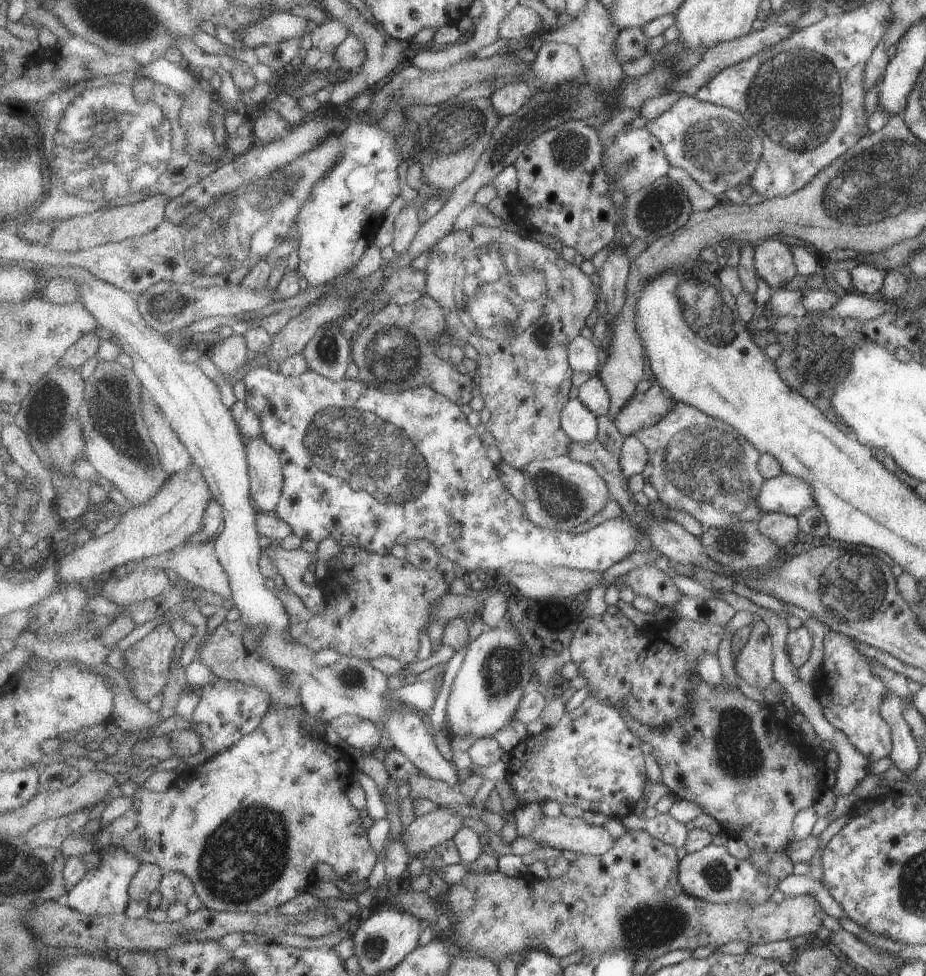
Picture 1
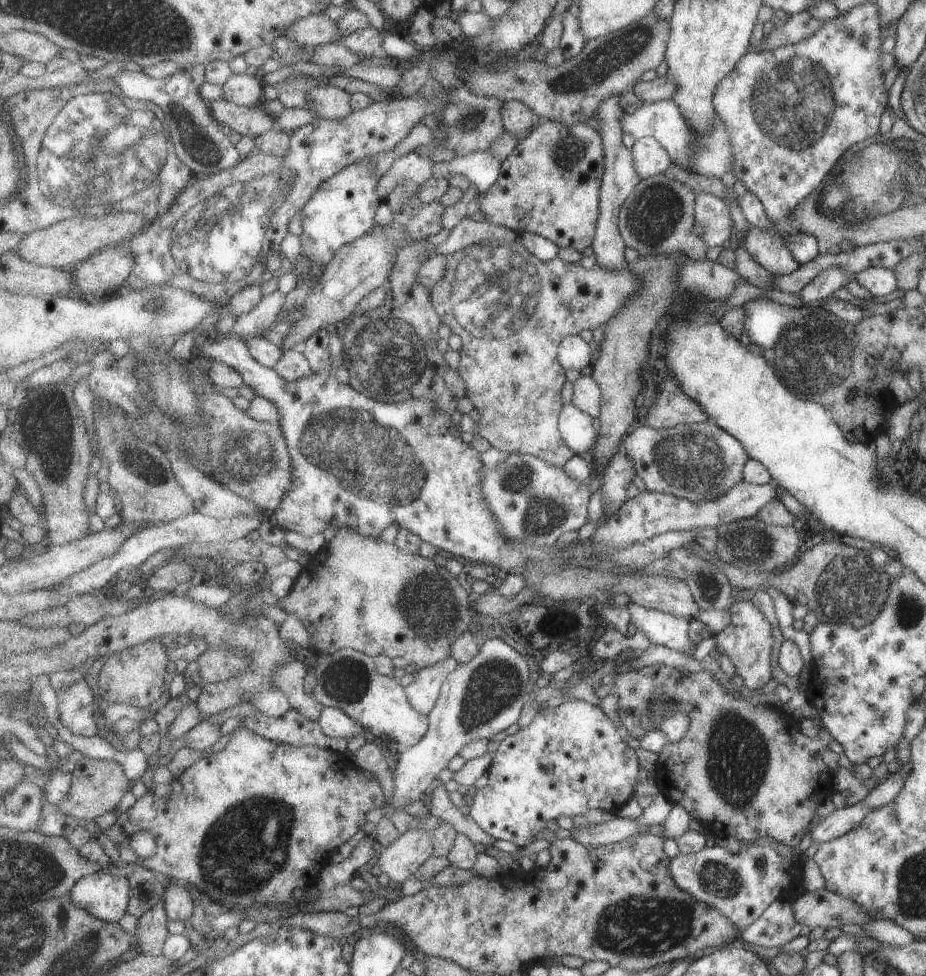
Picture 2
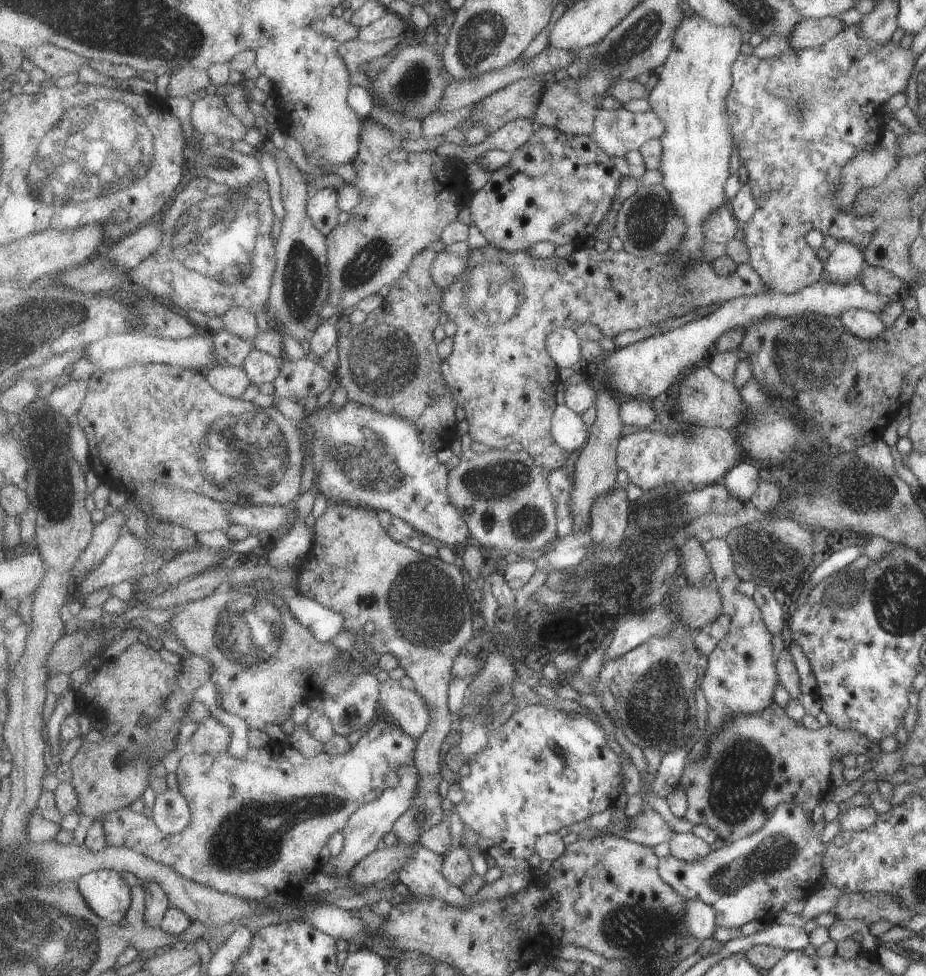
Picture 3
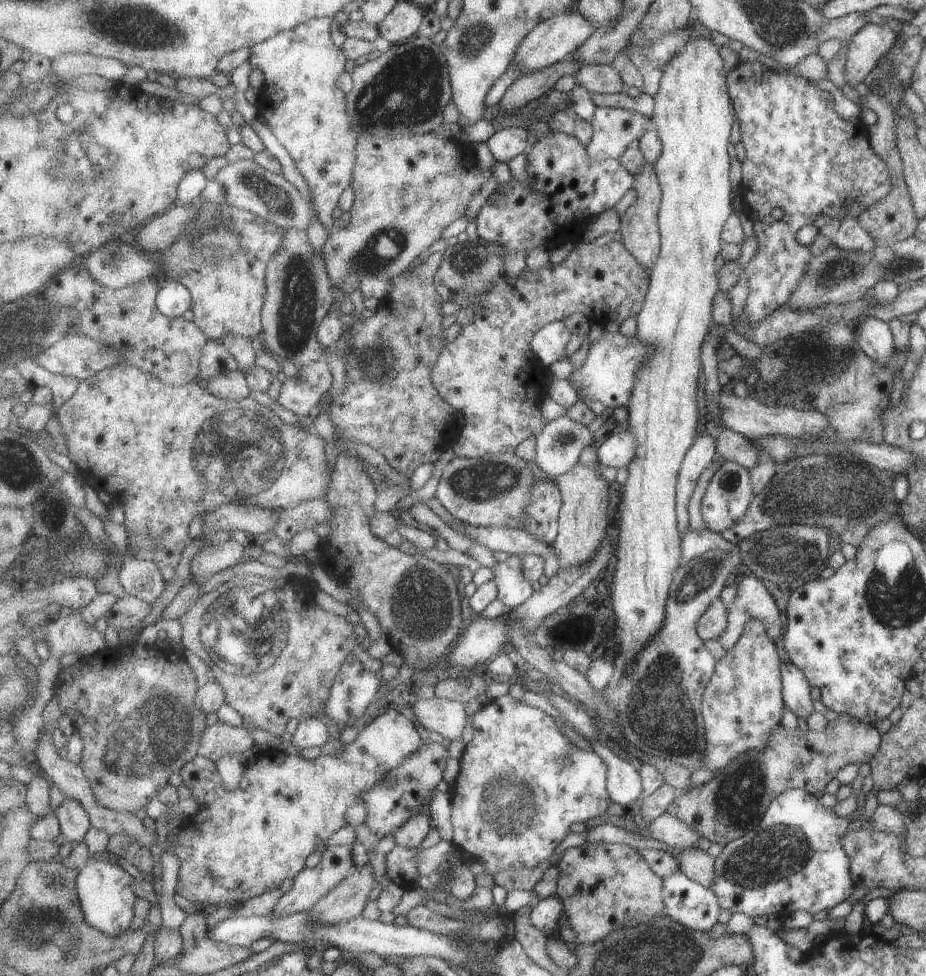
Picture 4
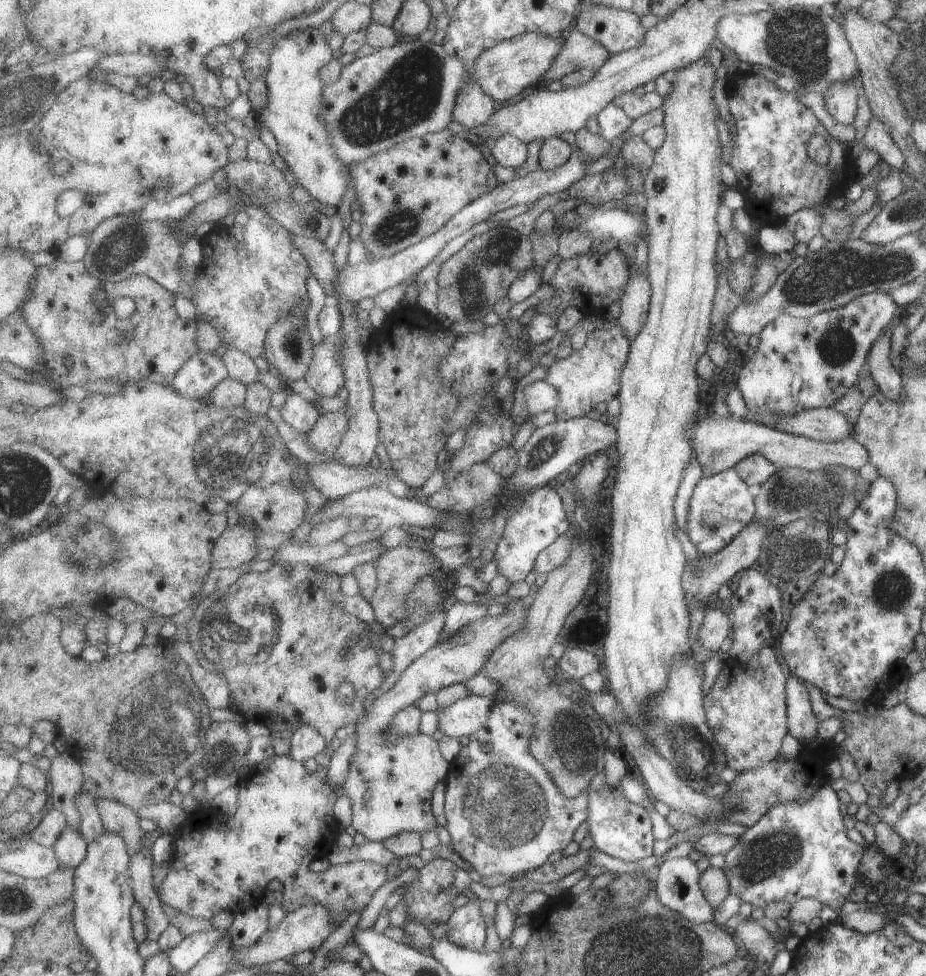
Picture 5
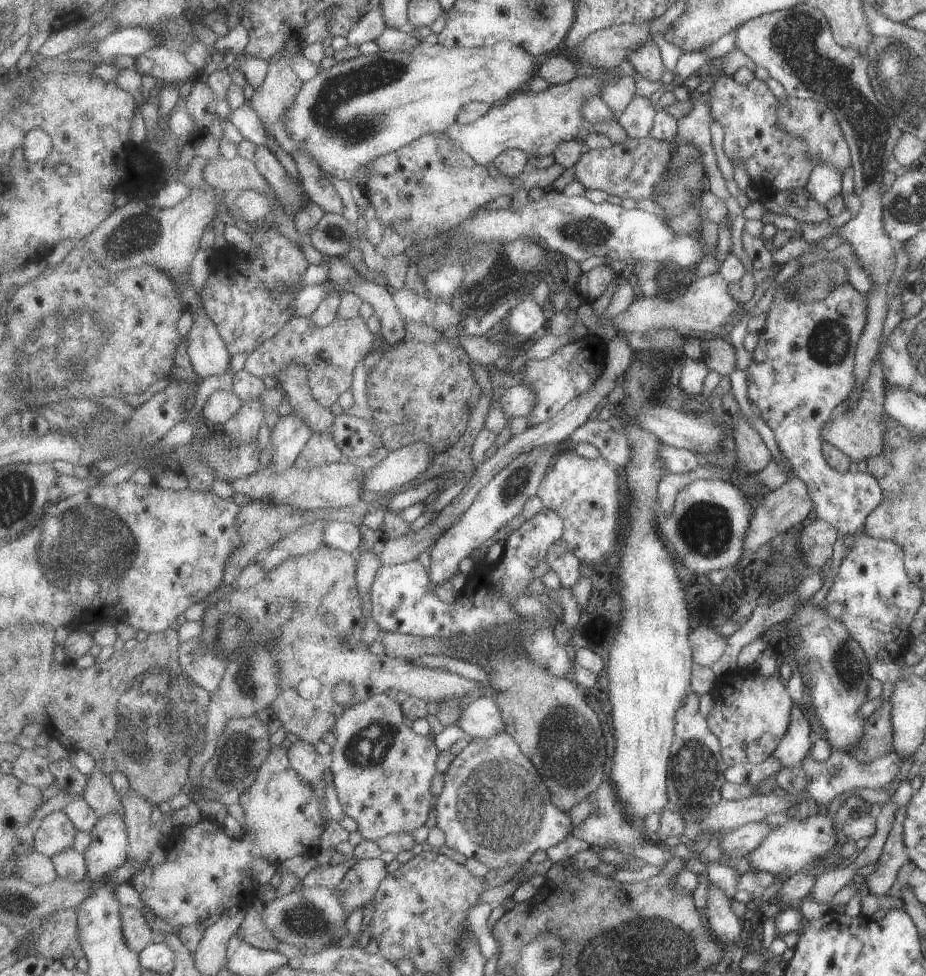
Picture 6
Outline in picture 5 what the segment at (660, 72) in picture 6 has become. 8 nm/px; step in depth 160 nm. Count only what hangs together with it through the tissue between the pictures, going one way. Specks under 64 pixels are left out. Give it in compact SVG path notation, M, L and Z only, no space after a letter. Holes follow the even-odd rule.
M585 3L575 30L594 36L598 42L606 44L613 55L644 46L649 31L642 27L642 17L632 11L610 6L596 8Z

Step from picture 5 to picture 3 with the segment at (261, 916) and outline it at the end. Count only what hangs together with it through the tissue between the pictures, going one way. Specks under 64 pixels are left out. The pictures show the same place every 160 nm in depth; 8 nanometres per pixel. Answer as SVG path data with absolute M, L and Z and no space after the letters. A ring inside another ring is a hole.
M418 764L403 766L398 772L401 776L400 784L392 788L387 787L385 793L379 799L364 805L356 812L355 816L351 818L351 821L348 822L348 826L346 830L344 830L346 837L344 848L337 857L331 859L332 864L337 867L336 872L338 873L338 875L332 876L348 875L350 870L358 863L361 863L368 855L371 855L378 848L382 847L384 836L394 830L396 822L417 802L419 789L423 781L423 776L421 770L418 768Z

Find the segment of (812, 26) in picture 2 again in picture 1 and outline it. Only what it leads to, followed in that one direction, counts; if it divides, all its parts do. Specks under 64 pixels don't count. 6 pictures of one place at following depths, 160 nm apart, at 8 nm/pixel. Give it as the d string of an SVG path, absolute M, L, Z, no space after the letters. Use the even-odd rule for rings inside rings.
M768 23L766 28L763 30L754 31L752 34L747 34L743 37L732 39L731 41L721 42L707 52L707 55L702 61L700 61L700 64L696 65L696 68L693 68L693 70L687 75L679 77L669 92L677 91L680 93L682 92L682 94L687 94L690 97L695 97L696 93L701 88L704 88L707 84L710 84L710 82L716 78L716 75L722 69L732 66L737 62L746 60L753 54L767 49L769 46L776 44L778 41L782 41L783 38L786 38L787 36L790 36L792 33L796 32L795 28L795 23L788 25Z

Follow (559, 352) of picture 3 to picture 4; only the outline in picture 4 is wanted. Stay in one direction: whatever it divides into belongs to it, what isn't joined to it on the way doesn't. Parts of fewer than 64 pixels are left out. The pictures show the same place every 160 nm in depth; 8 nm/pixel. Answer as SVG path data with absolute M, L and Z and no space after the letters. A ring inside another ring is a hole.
M555 321L536 334L532 346L544 366L550 368L554 362L567 359L566 350L572 342L572 336L574 334L566 322Z

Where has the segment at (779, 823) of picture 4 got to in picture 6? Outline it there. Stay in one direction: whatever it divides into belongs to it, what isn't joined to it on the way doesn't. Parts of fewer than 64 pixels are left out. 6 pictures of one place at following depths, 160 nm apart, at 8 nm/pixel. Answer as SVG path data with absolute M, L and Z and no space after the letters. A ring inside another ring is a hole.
M829 804L816 805L818 807L817 814L804 820L790 818L789 821L774 827L772 832L769 832L764 840L745 856L752 871L766 870L766 872L771 872L776 880L783 884L796 872L806 872L809 876L818 878L822 873L827 873L844 865L844 861L839 860L836 865L830 860L831 852L836 853L839 859L838 855L842 845L836 839L834 819L828 815Z

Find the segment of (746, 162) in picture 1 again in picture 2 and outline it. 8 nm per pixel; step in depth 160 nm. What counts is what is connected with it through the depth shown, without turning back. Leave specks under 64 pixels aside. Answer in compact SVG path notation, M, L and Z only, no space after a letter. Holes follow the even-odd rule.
M674 99L644 104L633 114L625 114L623 129L626 134L634 136L636 141L644 137L656 137L667 147L675 164L689 171L694 170L710 178L719 178L733 168L733 146L729 135L729 128L716 115L715 125L709 133L701 135L693 129L689 118L684 114L680 105Z

